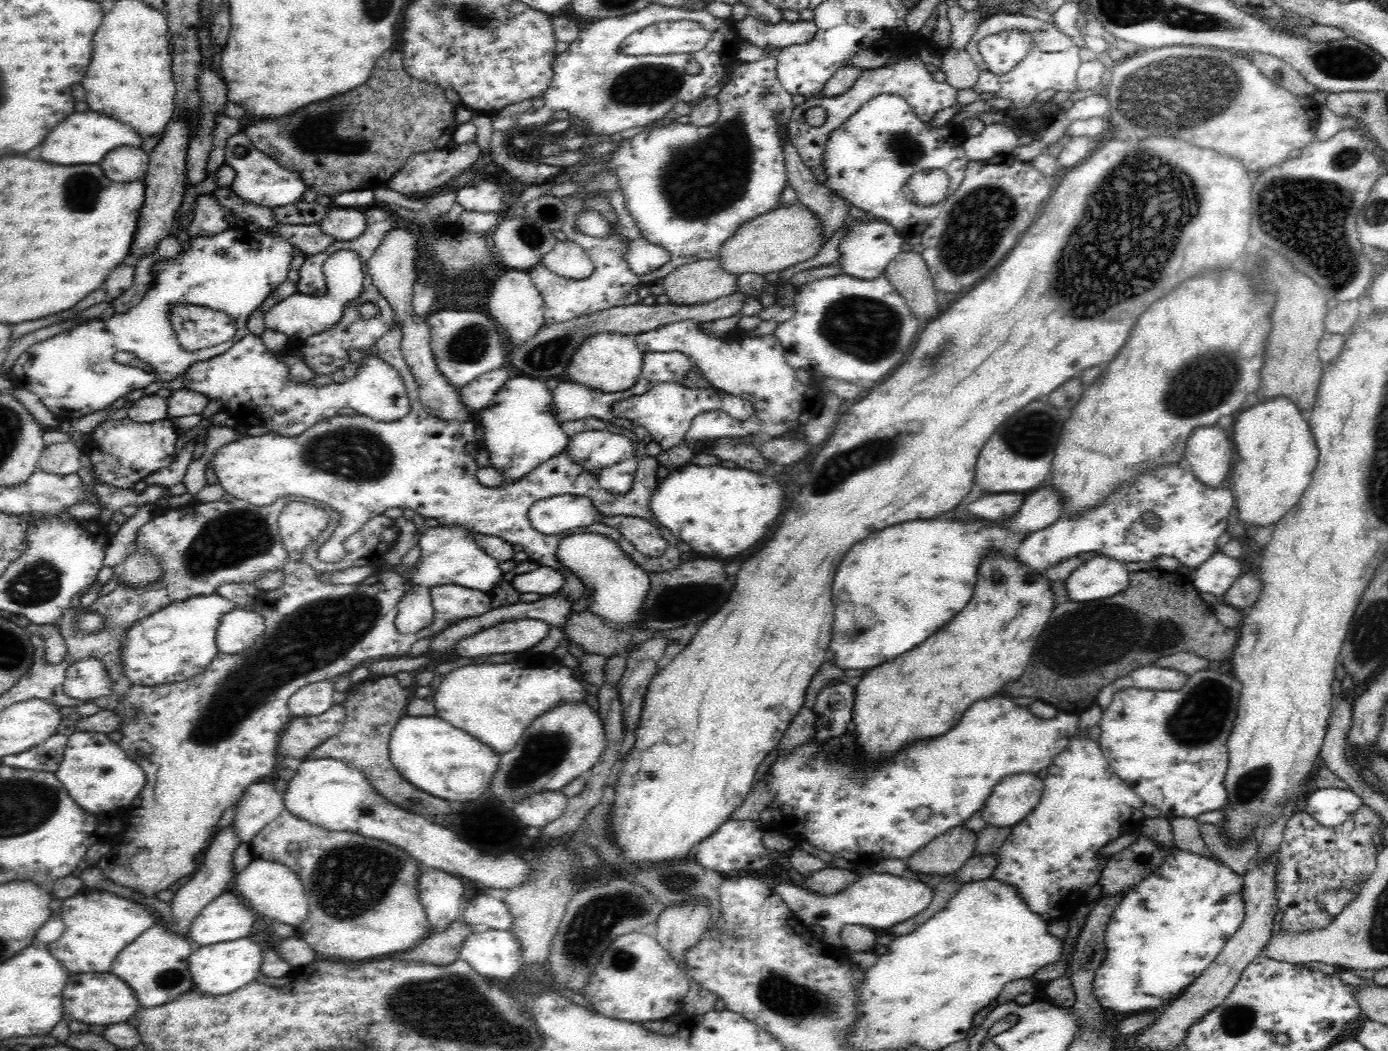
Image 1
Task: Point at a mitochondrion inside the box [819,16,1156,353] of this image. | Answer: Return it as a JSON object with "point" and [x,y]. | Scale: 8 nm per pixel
{"point":[977,224]}

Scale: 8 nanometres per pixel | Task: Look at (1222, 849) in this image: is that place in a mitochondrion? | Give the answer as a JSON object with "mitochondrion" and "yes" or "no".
{"mitochondrion":"no"}

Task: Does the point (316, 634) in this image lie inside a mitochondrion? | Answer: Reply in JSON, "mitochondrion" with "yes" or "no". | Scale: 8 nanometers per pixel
{"mitochondrion":"yes"}

